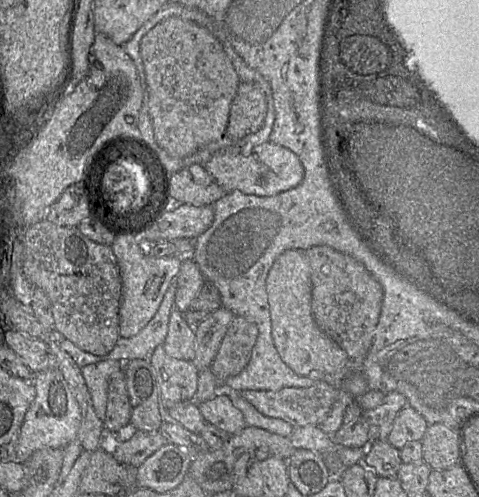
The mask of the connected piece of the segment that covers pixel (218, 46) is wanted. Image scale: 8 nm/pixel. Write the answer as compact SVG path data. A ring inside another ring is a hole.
M170 17L157 24L141 39L140 55L149 93L148 111L159 147L173 157L184 158L225 135L230 106L240 79L223 44L208 27L179 17Z

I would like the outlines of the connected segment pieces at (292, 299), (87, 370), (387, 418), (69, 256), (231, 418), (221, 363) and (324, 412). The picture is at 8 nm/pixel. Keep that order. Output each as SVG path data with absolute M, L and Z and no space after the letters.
M289 249L280 254L269 270L266 289L272 338L284 363L296 374L330 374L346 366L346 352L316 324L312 315L311 267L306 250Z
M117 360L101 361L82 367L81 373L91 397L96 416L104 421L110 376L123 369L124 364Z
M398 392L384 394L382 403L368 410L362 410L370 442L387 440L396 414L407 405L404 395Z
M45 219L25 229L21 237L23 245L24 276L35 287L42 289L48 296L52 307L55 330L58 331L60 334L62 334L65 337L65 339L71 341L73 344L75 344L83 351L89 352L97 356L104 356L108 354L113 349L117 340L120 337L119 307L121 301L121 287L122 287L119 267L111 246L98 244L90 240L89 238L84 236L77 227L58 226Z
M215 394L211 399L199 404L198 409L206 422L230 436L247 426L242 412L226 394Z
M235 316L210 366L219 384L239 374L249 363L258 336L256 324Z
M316 381L314 385L307 388L287 387L278 391L245 390L240 392L241 396L261 414L280 418L291 424L294 428L318 424L324 420L331 411L332 405L337 400L339 393L339 388L335 388L324 381Z

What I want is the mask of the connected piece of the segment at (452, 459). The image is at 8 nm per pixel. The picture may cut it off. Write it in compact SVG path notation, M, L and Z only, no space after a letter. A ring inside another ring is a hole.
M443 424L427 426L421 439L422 460L431 470L444 470L460 463L460 431L453 431Z

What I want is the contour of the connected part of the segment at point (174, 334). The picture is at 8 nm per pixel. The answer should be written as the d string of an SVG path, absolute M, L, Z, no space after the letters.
M175 305L172 307L168 332L163 342L167 355L192 362L195 357L195 331Z

